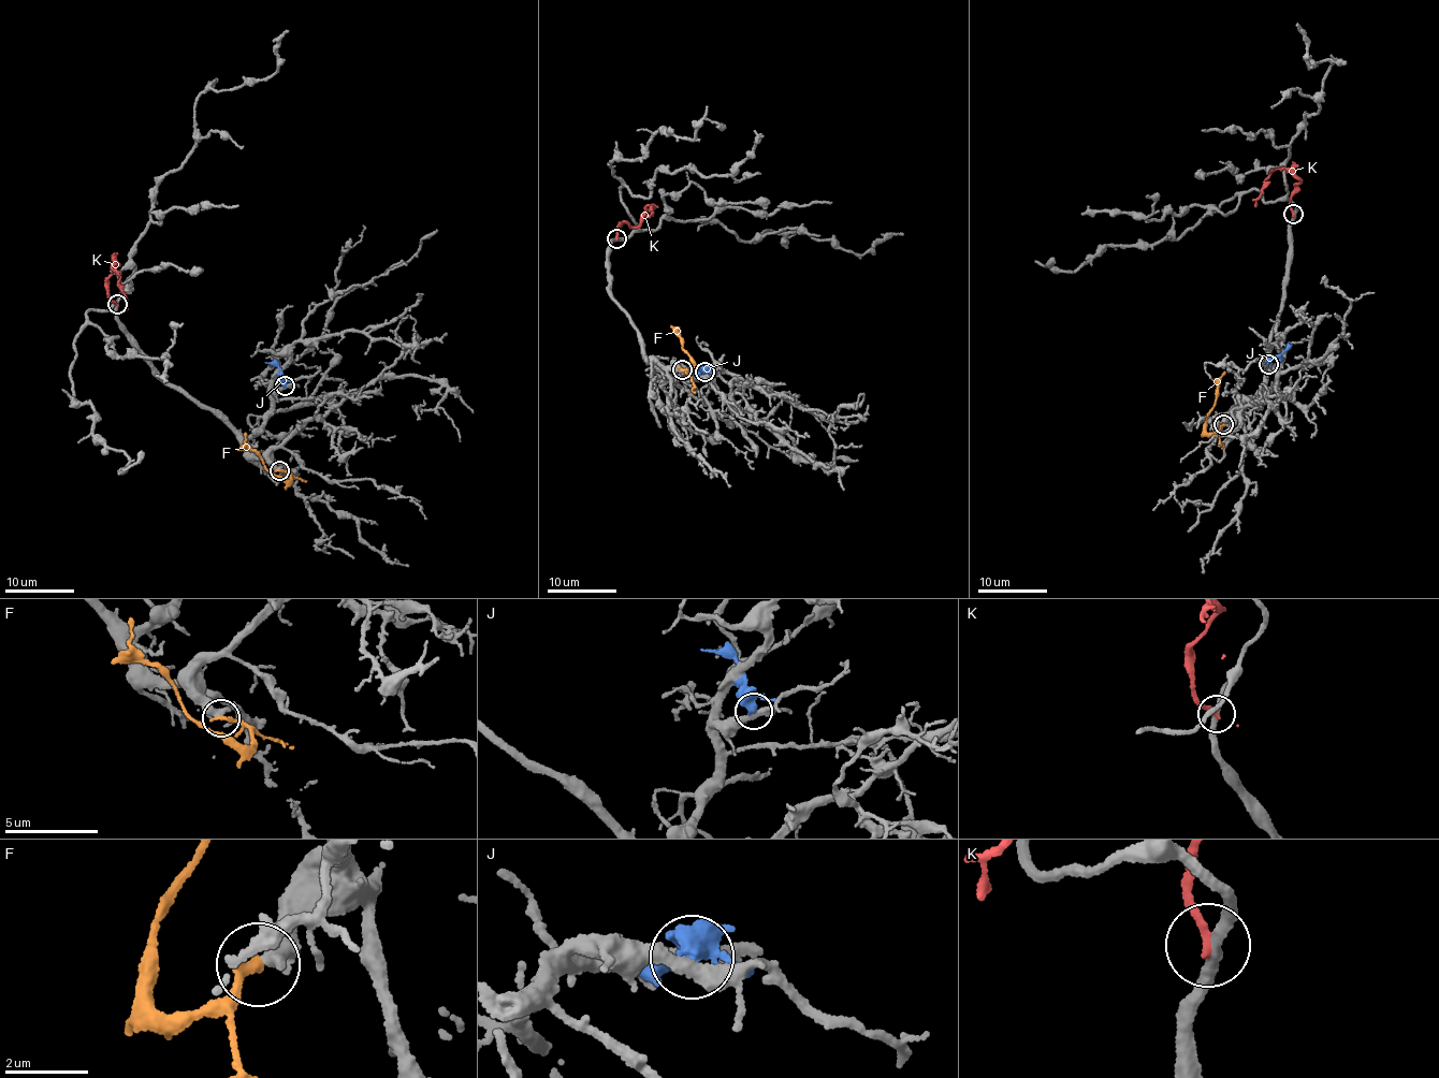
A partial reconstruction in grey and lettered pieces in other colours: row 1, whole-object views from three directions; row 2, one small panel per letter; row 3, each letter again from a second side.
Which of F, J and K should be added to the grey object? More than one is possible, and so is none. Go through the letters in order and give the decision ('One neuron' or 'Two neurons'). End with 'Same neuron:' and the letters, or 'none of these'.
F: One neuron
J: Two neurons
K: Two neurons
Same neuron: F

